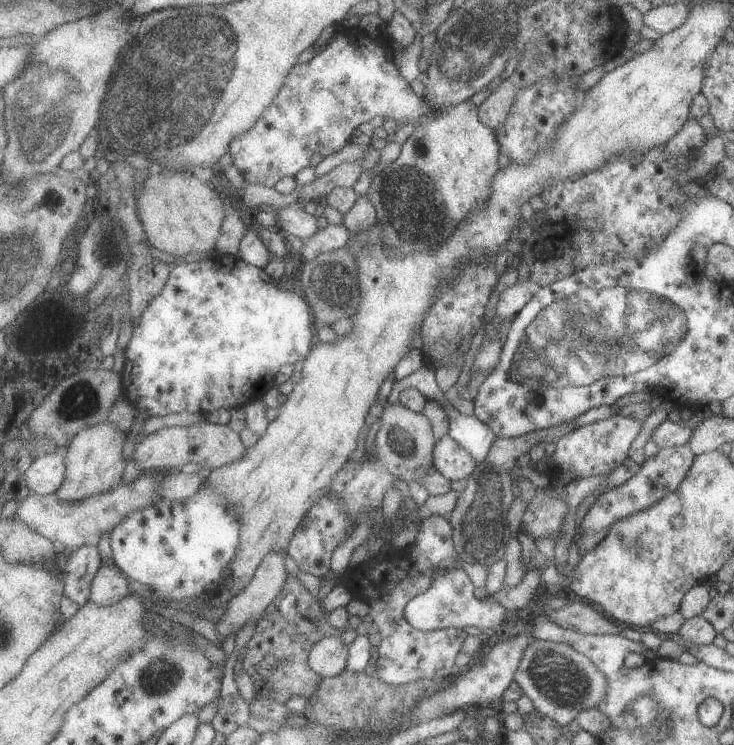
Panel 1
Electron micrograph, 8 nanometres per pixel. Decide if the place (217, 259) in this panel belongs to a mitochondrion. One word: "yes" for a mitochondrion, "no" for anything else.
no

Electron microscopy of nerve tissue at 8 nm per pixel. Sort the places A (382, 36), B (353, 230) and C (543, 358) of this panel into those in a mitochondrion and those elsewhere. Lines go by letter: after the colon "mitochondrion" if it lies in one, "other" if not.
A: other
B: other
C: mitochondrion

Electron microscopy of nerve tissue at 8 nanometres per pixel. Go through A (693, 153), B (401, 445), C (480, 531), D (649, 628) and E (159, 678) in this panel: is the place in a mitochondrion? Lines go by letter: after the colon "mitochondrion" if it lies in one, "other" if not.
A: other
B: mitochondrion
C: mitochondrion
D: other
E: mitochondrion

